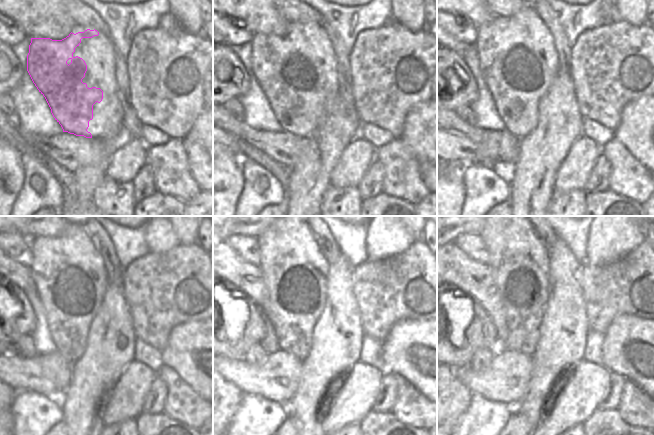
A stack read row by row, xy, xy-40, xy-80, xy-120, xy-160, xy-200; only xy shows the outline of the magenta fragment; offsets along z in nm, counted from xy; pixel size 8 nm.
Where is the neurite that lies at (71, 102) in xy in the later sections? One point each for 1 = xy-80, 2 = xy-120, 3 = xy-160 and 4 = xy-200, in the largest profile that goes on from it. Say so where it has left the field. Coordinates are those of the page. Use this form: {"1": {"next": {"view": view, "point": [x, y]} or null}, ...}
{"1": {"next": {"view": "xy-80", "point": [515, 77]}}, "2": {"next": {"view": "xy-120", "point": [70, 301]}}, "3": {"next": {"view": "xy-160", "point": [279, 285]}}, "4": {"next": {"view": "xy-200", "point": [515, 300]}}}

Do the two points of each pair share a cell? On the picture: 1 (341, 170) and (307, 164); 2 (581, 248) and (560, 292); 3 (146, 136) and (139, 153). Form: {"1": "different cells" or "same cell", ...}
{"1": "different cells", "2": "different cells", "3": "different cells"}

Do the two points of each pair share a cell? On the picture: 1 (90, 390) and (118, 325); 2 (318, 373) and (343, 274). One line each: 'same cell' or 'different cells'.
1: same cell
2: same cell

